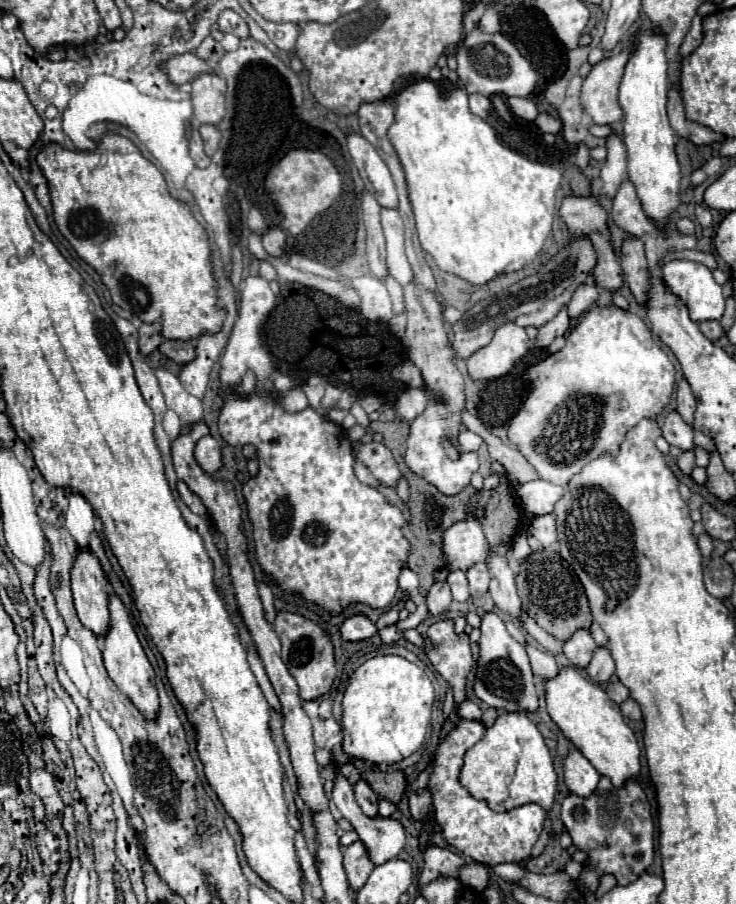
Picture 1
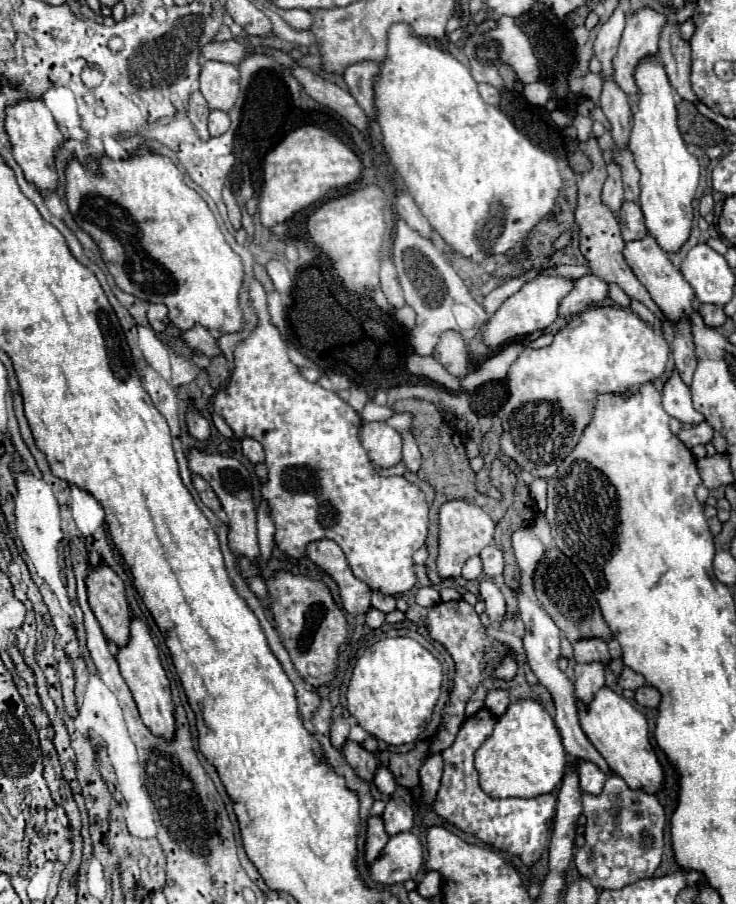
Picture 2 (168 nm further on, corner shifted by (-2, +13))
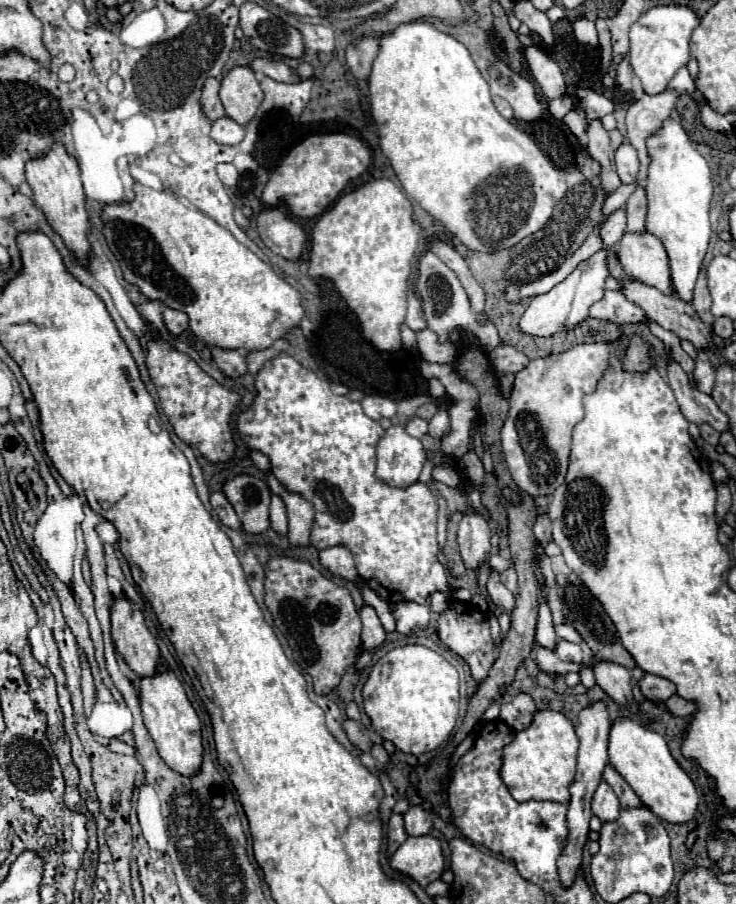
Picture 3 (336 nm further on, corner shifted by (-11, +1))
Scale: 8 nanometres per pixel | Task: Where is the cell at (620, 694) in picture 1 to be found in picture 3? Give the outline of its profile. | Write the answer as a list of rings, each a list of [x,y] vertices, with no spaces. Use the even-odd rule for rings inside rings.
[[[649,673],[639,681],[639,687],[647,699],[659,699],[659,701],[667,701],[671,695],[677,693],[675,685],[669,679],[663,679],[659,675],[649,675]]]

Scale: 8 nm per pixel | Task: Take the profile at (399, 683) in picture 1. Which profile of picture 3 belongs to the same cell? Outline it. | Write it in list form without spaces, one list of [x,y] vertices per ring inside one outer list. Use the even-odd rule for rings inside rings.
[[[405,645],[381,657],[363,687],[365,711],[375,731],[393,741],[403,753],[427,753],[441,745],[453,731],[459,711],[459,673],[433,649]]]

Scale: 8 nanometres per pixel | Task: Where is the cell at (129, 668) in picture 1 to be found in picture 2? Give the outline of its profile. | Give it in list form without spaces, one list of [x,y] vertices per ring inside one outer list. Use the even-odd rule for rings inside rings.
[[[138,617],[130,619],[130,641],[118,649],[116,661],[120,665],[120,673],[122,673],[124,681],[128,683],[128,687],[134,695],[134,701],[138,705],[138,711],[140,711],[144,725],[154,735],[170,739],[174,735],[174,705],[172,705],[170,683],[168,683],[168,677],[160,665],[158,649],[154,645],[146,625],[142,625],[142,621]]]

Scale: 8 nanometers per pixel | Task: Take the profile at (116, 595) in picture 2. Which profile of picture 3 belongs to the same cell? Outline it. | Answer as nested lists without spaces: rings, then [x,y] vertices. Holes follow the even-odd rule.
[[[117,599],[111,607],[111,635],[117,653],[139,675],[153,675],[161,663],[161,651],[149,633],[141,611],[129,599]]]

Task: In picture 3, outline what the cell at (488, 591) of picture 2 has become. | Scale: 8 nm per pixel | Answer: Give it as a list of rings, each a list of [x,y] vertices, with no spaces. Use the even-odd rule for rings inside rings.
[[[491,569],[489,581],[487,581],[487,593],[489,593],[491,601],[493,601],[497,607],[501,607],[501,609],[505,609],[505,611],[513,611],[513,607],[515,607],[515,597],[513,597],[513,593],[501,583],[499,573],[493,571],[493,569]]]

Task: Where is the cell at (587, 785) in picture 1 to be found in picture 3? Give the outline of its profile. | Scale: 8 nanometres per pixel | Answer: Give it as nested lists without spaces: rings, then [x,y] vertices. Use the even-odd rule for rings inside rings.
[[[601,781],[595,795],[593,795],[593,813],[603,821],[613,821],[617,819],[621,807],[619,807],[619,799],[615,795],[615,791],[605,783]]]

